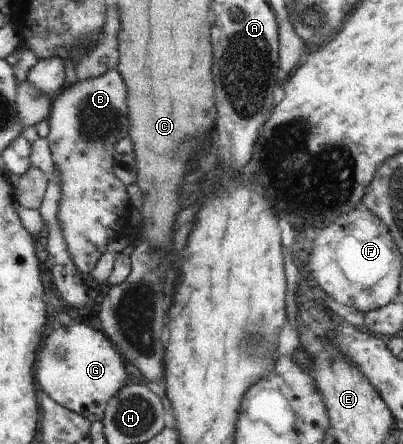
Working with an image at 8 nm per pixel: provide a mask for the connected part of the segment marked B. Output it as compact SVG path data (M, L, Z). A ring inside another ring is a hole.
M108 71L97 78L67 84L54 98L50 115L47 117L49 134L46 138L53 155L56 169L60 171L60 197L58 206L58 223L60 223L64 241L68 247L76 271L90 274L96 267L98 259L106 252L108 241L114 241L122 231L118 217L122 209L128 209L126 187L112 175L112 145L126 135L128 117L126 117L126 87L118 71Z

